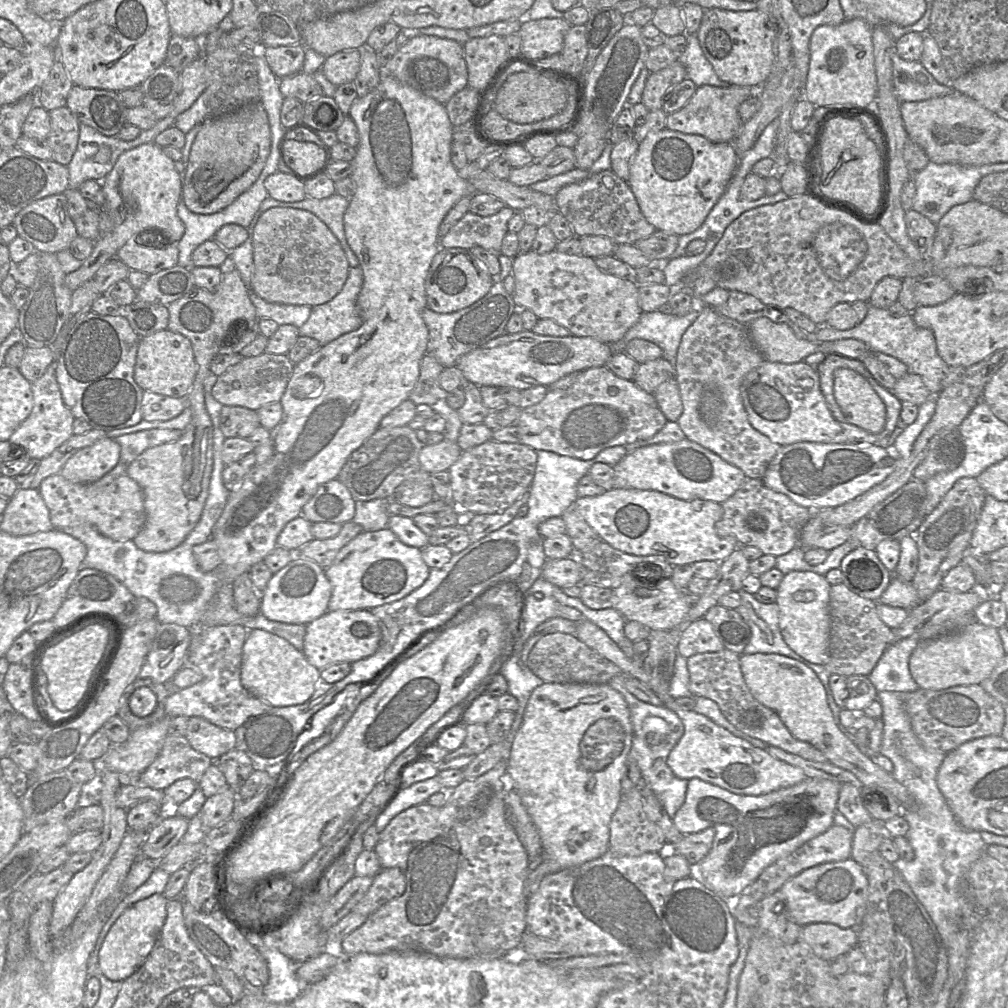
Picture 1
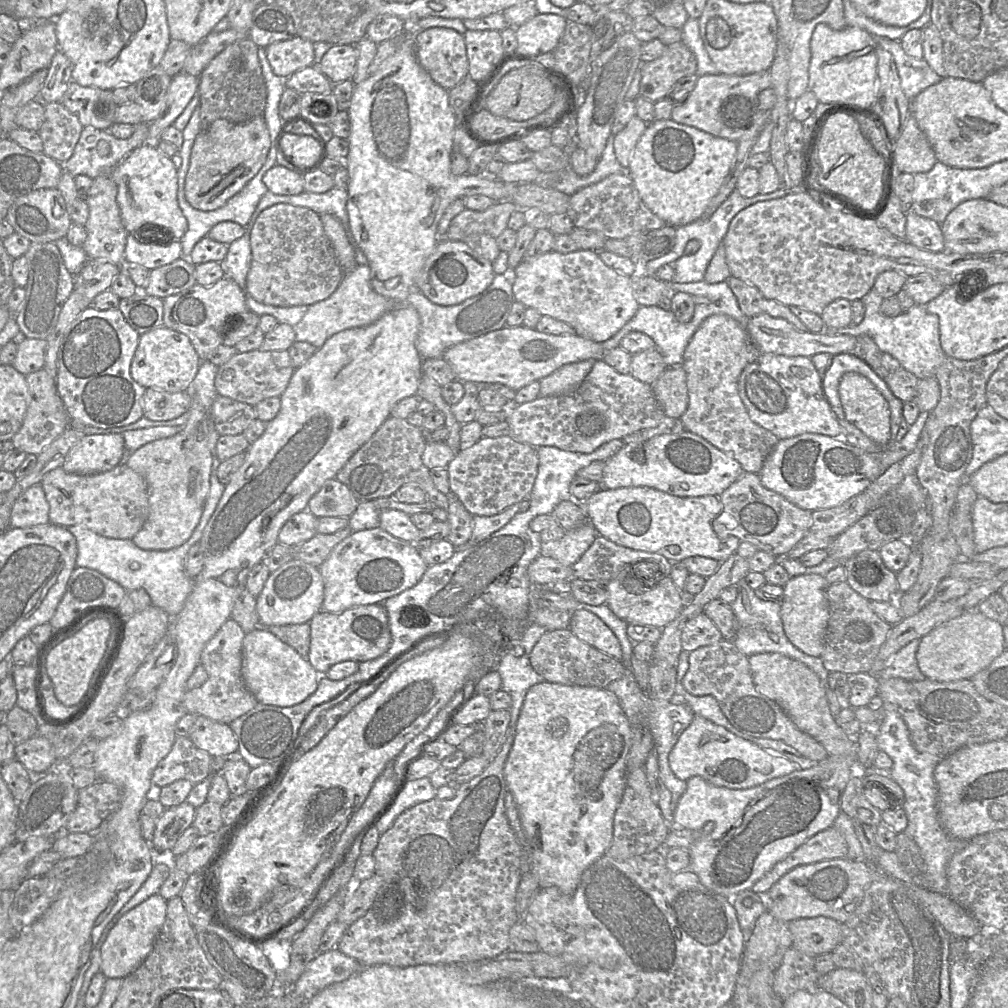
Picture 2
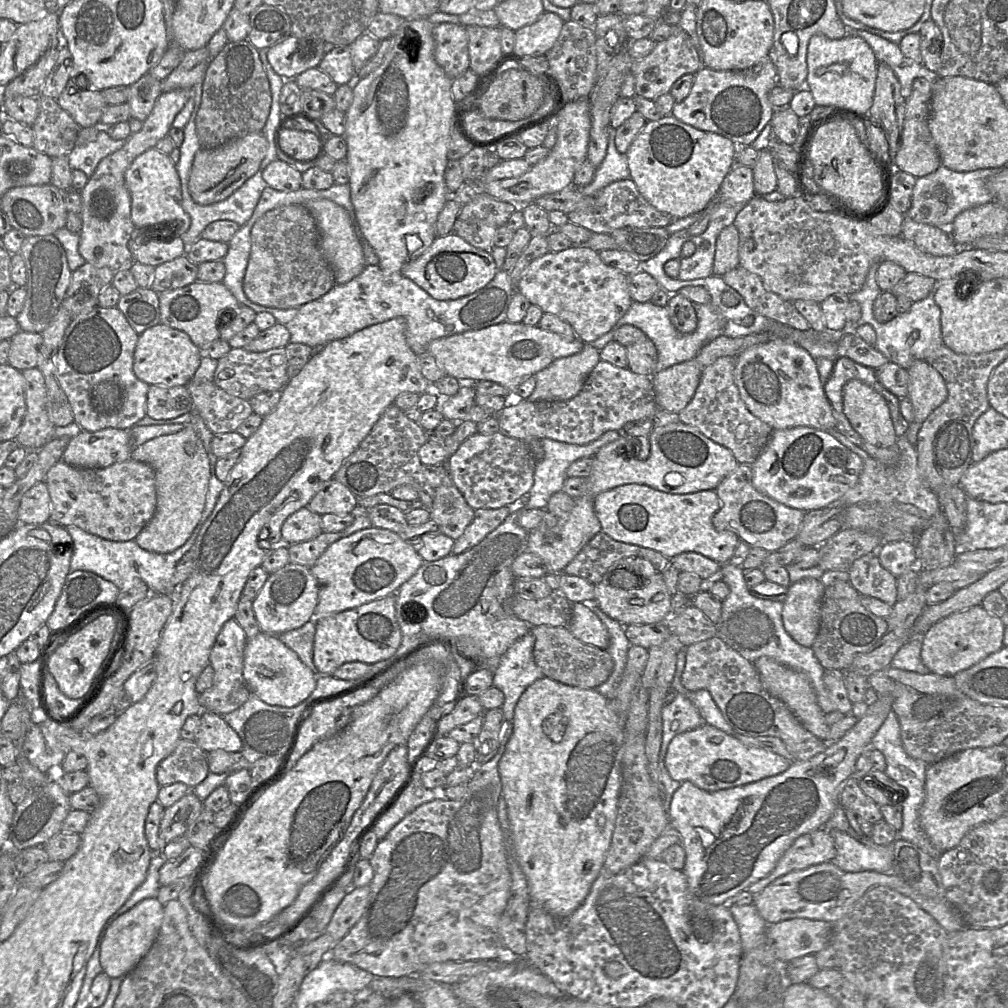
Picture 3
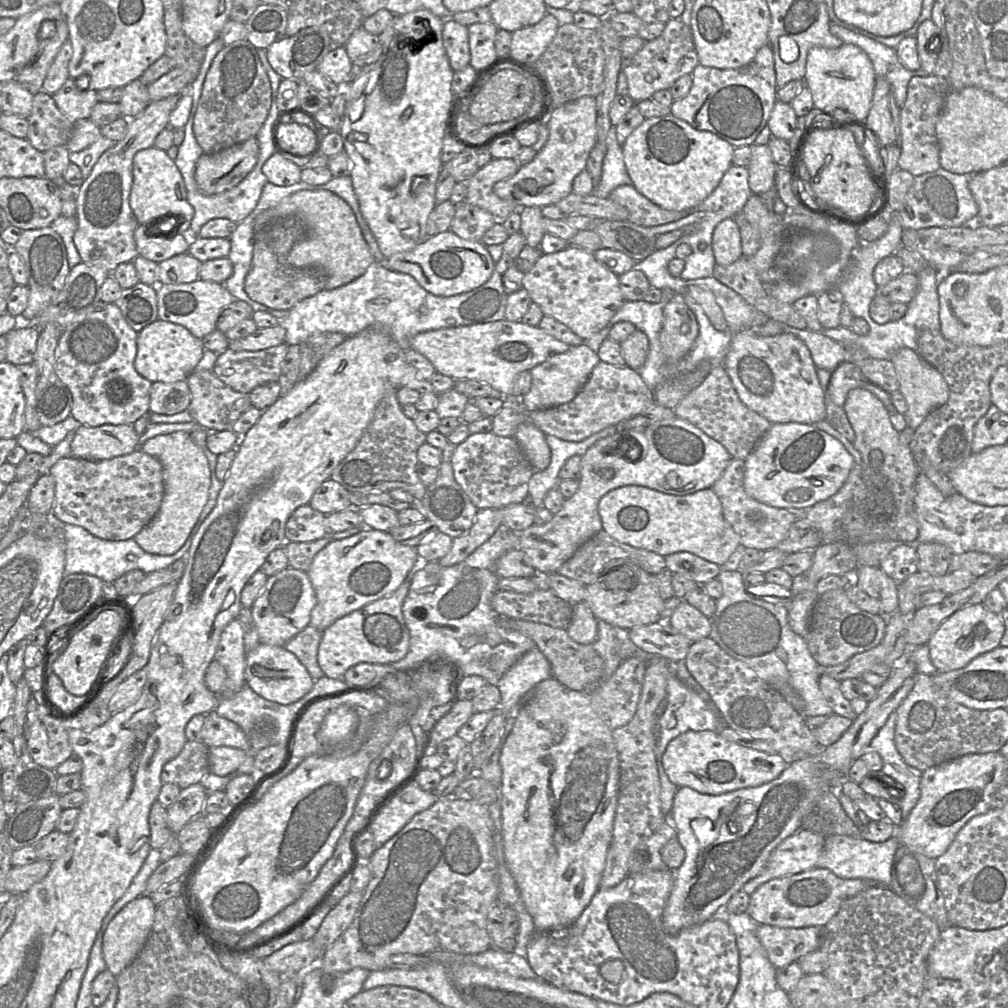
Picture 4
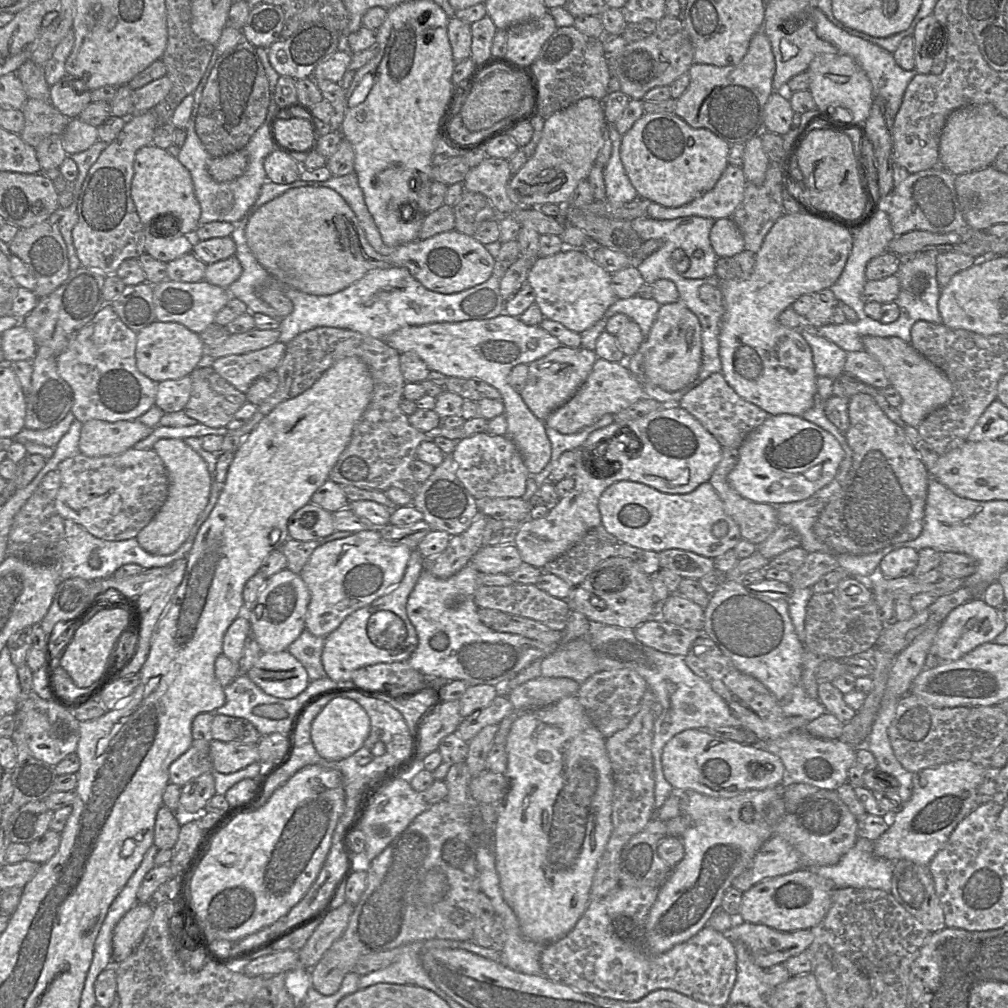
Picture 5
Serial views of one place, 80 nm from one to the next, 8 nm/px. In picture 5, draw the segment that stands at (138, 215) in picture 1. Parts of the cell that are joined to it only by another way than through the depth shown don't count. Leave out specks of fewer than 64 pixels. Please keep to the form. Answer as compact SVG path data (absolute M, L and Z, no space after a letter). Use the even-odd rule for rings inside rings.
M149 144L137 151L131 197L143 226L155 226L159 233L165 233L164 228L175 227L182 235L192 235L199 227L201 207L191 174L166 149Z

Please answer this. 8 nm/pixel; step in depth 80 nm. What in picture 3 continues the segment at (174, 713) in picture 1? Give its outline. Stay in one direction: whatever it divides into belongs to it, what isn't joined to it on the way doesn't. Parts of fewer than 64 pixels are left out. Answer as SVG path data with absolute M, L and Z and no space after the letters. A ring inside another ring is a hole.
M234 618L225 622L209 655L209 664L214 670L213 683L209 689L199 694L198 697L203 711L210 711L223 716L241 707L250 697L251 691L243 677L246 642L245 632Z

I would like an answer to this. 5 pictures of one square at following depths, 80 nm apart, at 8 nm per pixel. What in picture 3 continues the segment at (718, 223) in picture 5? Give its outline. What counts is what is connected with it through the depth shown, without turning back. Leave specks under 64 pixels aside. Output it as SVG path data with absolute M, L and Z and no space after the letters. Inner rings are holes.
M734 224L725 227L716 241L713 275L722 276L739 266L739 233Z

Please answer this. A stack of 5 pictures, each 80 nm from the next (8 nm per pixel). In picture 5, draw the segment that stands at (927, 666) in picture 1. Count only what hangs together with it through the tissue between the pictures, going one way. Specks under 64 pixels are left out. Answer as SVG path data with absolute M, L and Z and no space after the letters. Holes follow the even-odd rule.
M972 599L956 607L947 615L939 626L929 652L934 653L941 662L957 660L979 645L993 642L1006 626L996 608L989 606L982 599Z

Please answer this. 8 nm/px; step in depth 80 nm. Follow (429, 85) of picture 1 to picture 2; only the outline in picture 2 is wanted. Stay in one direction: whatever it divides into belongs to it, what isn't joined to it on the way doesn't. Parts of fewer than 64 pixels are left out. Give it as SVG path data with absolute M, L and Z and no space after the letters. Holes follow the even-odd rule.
M444 27L419 30L415 34L416 57L432 80L449 90L468 75L464 36Z

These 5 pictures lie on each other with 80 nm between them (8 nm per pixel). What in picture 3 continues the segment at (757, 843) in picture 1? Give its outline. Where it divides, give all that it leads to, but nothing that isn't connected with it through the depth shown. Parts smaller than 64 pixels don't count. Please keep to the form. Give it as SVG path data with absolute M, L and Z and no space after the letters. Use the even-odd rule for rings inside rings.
M891 695L879 696L875 703L868 706L865 715L862 718L859 718L856 724L851 729L849 729L839 740L828 743L826 749L823 752L808 760L792 762L786 771L775 776L763 778L759 781L749 784L713 792L700 789L689 781L681 783L681 786L676 790L672 797L668 810L668 819L670 826L675 828L681 836L680 844L683 846L686 854L686 861L682 872L687 877L689 889L692 894L701 901L711 905L728 905L730 900L738 893L747 890L751 884L769 875L776 867L783 854L797 838L804 834L823 828L833 815L836 808L840 805L840 793L842 787L844 783L852 776L858 757L868 748L871 748L871 741L887 718L889 712L892 710L892 704L893 697Z

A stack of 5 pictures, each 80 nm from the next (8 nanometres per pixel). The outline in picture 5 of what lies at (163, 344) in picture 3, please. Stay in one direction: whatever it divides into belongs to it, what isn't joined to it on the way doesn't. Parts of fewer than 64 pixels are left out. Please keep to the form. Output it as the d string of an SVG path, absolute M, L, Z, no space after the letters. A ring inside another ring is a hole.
M154 321L137 333L136 366L154 382L189 376L199 366L206 353L200 335L177 322Z

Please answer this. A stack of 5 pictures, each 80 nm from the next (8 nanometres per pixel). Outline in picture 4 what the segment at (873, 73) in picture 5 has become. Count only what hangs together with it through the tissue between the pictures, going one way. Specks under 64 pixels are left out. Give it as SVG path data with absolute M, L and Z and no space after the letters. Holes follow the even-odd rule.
M834 23L830 32L843 44L853 44L861 48L872 62L876 76L884 77L891 85L897 105L901 108L907 98L908 84L914 76L929 75L923 69L908 70L899 61L895 49L869 37L855 33Z

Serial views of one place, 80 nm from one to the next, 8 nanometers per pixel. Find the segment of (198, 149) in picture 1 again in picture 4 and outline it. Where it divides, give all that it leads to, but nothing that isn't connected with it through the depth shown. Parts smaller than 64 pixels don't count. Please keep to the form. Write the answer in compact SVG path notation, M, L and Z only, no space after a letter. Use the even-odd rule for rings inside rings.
M256 137L216 153L204 153L196 163L198 189L205 195L216 195L234 188L253 170L258 157Z

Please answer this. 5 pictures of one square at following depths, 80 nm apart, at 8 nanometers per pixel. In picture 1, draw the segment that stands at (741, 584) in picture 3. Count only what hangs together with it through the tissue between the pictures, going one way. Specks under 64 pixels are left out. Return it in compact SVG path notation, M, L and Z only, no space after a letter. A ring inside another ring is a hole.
M740 590L741 595L741 604L737 608L737 611L740 613L740 615L743 617L745 622L748 624L751 630L751 638L744 648L744 654L755 654L755 653L777 653L781 654L790 658L793 658L795 660L798 660L802 663L804 663L806 666L811 668L819 677L821 680L827 694L827 701L829 704L829 707L831 708L834 721L838 725L839 729L856 744L856 737L855 735L850 734L847 732L845 727L842 725L840 720L840 712L842 710L841 707L839 707L834 700L834 697L832 695L830 684L829 684L829 678L831 673L826 669L825 665L821 664L814 664L811 663L804 658L802 658L799 654L795 653L784 641L784 638L781 634L781 631L779 629L779 607L776 602L774 603L762 603L758 601L754 594L750 594L744 590Z

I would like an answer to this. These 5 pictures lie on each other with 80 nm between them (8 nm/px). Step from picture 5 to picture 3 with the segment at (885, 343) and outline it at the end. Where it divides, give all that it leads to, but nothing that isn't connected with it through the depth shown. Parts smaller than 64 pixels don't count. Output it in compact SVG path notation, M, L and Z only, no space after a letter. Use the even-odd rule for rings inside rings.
M914 360L909 368L908 398L912 403L914 421L923 423L930 413L947 398L942 375L925 360Z

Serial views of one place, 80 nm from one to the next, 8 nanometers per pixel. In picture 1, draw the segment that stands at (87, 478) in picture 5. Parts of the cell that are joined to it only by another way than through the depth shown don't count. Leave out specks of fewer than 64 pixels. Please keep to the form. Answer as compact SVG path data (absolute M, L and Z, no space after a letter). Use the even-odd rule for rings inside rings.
M60 473L43 479L38 487L55 529L89 524L102 535L116 540L133 540L144 527L146 511L141 487L127 474L121 475L107 485L97 483L73 483Z

